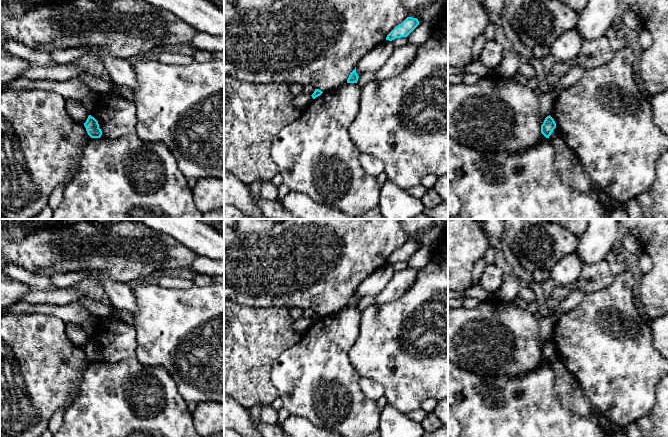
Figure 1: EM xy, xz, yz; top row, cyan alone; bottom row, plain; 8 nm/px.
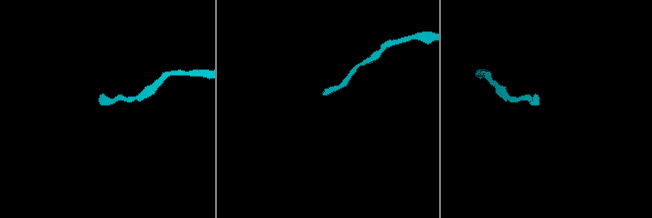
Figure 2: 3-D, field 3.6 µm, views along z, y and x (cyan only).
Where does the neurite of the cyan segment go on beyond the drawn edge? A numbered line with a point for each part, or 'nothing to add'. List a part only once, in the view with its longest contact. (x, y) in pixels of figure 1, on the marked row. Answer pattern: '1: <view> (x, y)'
nothing to add

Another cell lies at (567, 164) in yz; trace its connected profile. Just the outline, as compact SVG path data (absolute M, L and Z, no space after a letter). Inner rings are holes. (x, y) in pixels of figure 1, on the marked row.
M557 127L549 136L549 140L555 149L556 173L573 189L586 193L594 200L600 202L598 193L591 188L592 182L583 163L568 146Z

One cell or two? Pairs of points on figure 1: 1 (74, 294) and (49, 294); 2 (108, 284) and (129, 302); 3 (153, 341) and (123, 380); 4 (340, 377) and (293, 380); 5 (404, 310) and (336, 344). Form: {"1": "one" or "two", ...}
{"1": "one", "2": "one", "3": "two", "4": "one", "5": "two"}

